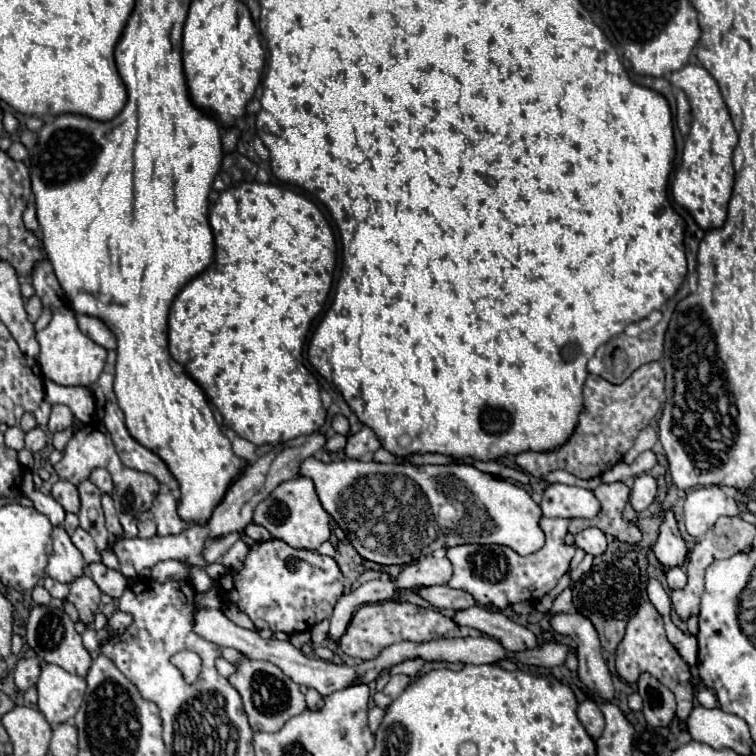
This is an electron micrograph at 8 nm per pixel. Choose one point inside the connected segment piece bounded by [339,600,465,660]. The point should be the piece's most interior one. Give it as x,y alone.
374,627

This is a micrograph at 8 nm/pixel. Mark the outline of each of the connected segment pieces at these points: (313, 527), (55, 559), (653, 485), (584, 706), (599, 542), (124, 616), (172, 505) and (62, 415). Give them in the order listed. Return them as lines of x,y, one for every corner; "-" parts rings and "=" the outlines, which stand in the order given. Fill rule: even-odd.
303,476
279,484
279,488
271,492
271,496
259,502
253,512
253,524
267,528
273,538
283,540
297,550
317,550
331,536
329,514
321,506
313,482
=
63,528
53,530
53,556
45,568
45,574
57,582
71,584
75,578
83,576
85,560
81,552
71,542
69,534
=
641,474
635,478
629,502
635,512
641,512
653,504
655,494
657,494
657,480
649,474
=
591,700
581,702
577,708
577,718
585,726
585,730
589,732
589,736
593,740
597,740
601,736
603,726
605,726
605,718
603,718
603,714
595,702
591,702
=
585,528
583,532
577,532
575,544
593,556
601,556
607,550
605,534
599,532
599,528
=
115,612
115,614
109,618
109,622
107,622
109,634
121,634
121,632
131,624
131,620
133,620
131,614
127,614
127,612
=
157,494
151,506
151,512
155,516
159,536
179,534
189,528
189,524
183,522
177,514
177,498
173,494
=
55,404
53,410
51,410
51,418
49,418
49,430
55,434
55,432
61,432
61,430
69,428
71,424
73,424
71,410
63,404

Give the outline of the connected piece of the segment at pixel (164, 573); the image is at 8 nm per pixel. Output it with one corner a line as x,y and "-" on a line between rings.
169,560
169,562
157,564
157,568
153,568
151,572
153,572
153,580
159,580
159,582
187,580
187,576
189,576
189,570
179,560

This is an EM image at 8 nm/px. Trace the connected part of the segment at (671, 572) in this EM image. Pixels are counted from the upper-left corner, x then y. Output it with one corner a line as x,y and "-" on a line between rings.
669,568
669,570
665,570
665,576
667,576
669,588
673,588
673,590
685,588
685,584
687,584
687,574
683,568

